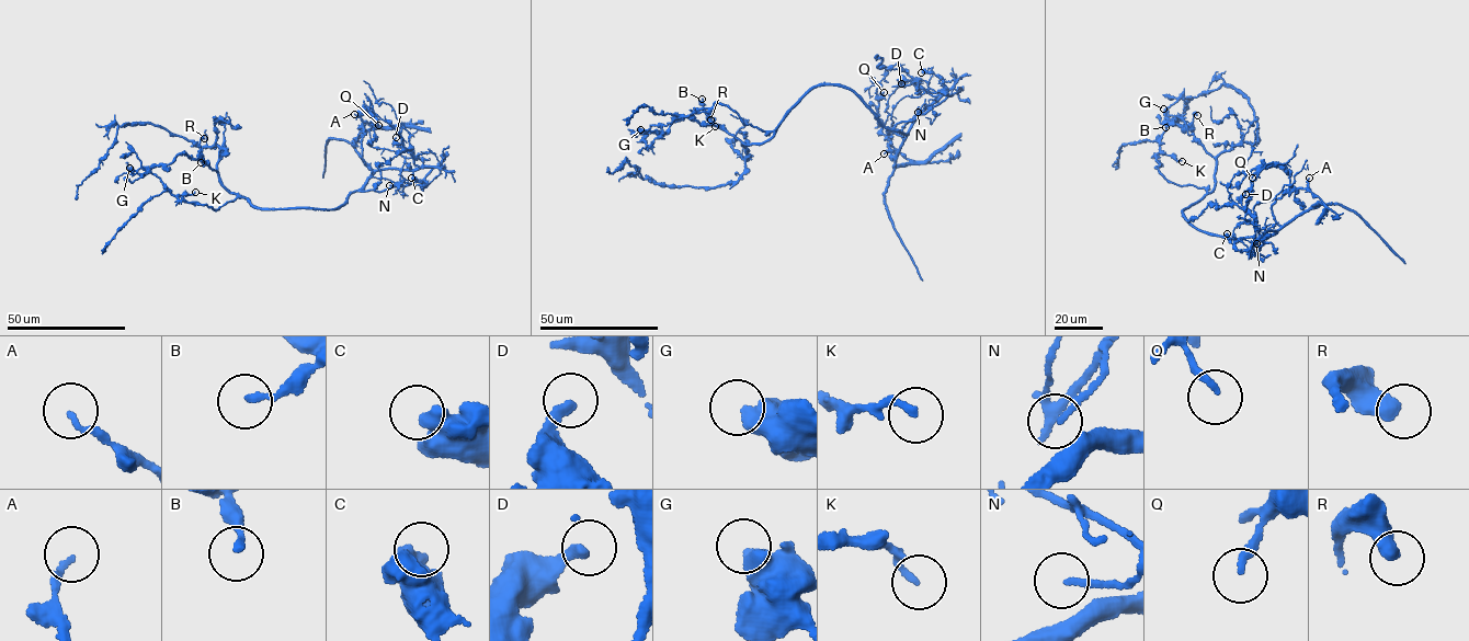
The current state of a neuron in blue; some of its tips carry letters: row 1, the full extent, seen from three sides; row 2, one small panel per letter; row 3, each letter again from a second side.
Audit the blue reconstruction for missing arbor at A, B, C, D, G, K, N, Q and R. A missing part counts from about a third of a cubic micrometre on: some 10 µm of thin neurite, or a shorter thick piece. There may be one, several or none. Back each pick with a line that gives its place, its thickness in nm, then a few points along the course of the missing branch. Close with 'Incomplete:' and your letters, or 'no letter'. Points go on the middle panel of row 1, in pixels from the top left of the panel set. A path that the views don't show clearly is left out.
Incomplete: no letter

